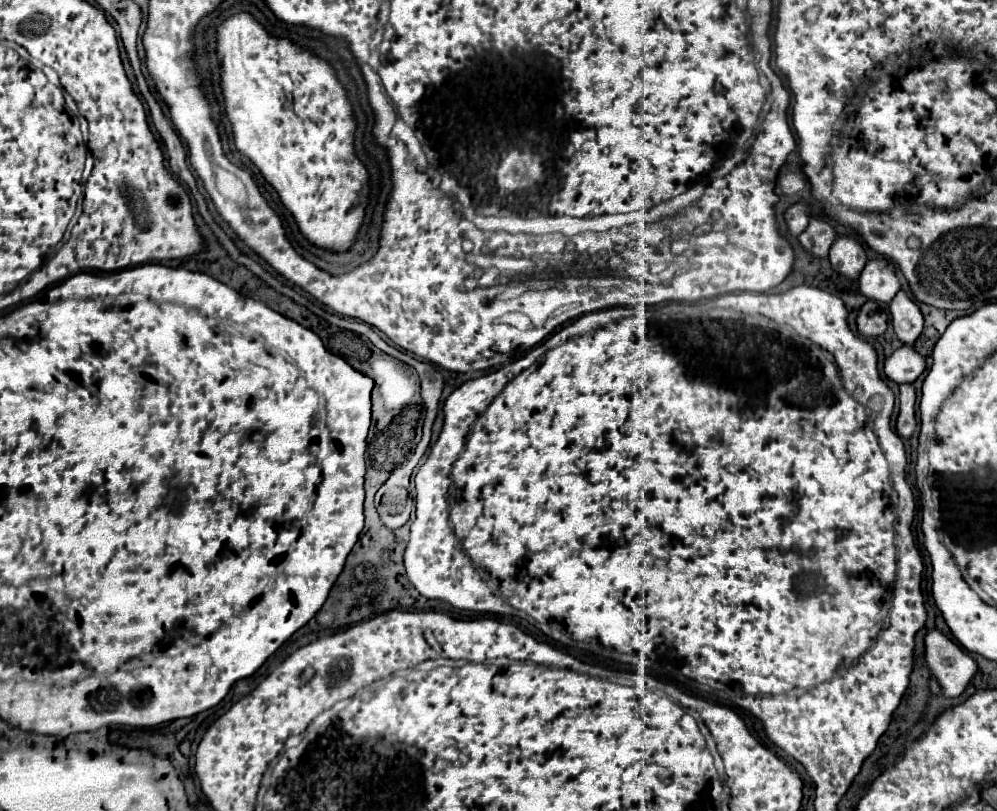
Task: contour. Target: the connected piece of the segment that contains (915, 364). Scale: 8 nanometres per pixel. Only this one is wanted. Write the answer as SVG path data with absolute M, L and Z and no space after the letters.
M902 345L884 363L884 373L888 379L900 383L914 383L926 369L926 361L914 347Z

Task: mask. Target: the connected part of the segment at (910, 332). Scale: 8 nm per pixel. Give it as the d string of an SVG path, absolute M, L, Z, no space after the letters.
M898 291L890 303L890 315L900 341L906 345L914 345L924 327L924 317L918 303L910 299L904 291Z

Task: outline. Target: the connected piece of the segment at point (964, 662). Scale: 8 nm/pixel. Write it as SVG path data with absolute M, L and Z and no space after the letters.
M934 629L926 635L926 663L930 667L930 673L942 683L944 697L960 697L978 671L976 661L966 651L962 651L952 639L942 635L938 629Z

